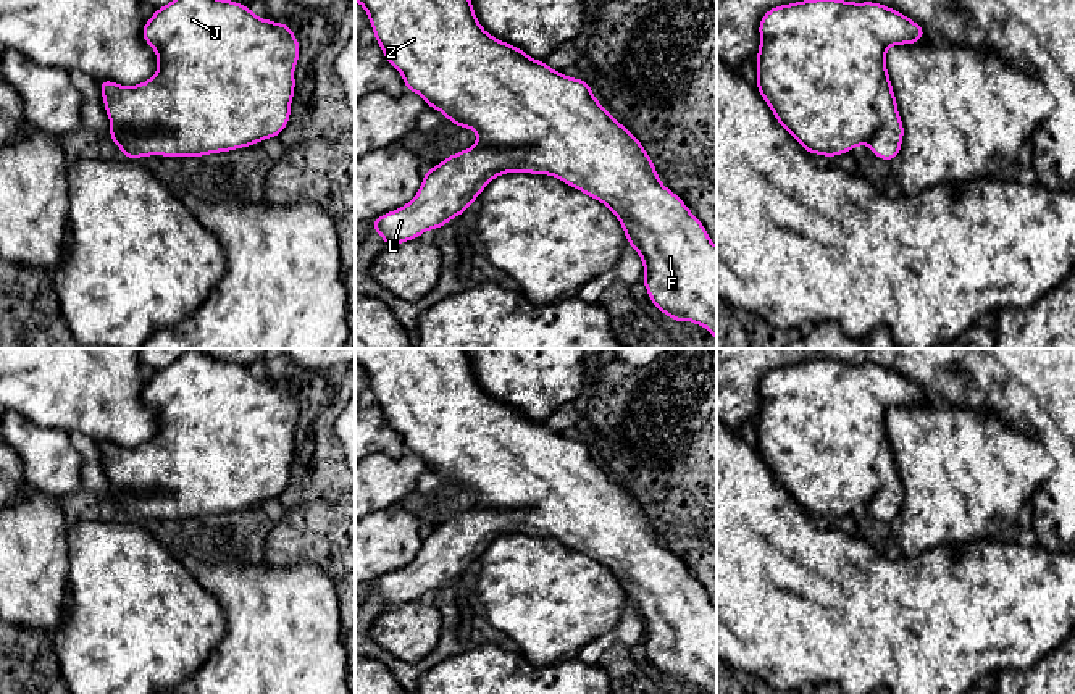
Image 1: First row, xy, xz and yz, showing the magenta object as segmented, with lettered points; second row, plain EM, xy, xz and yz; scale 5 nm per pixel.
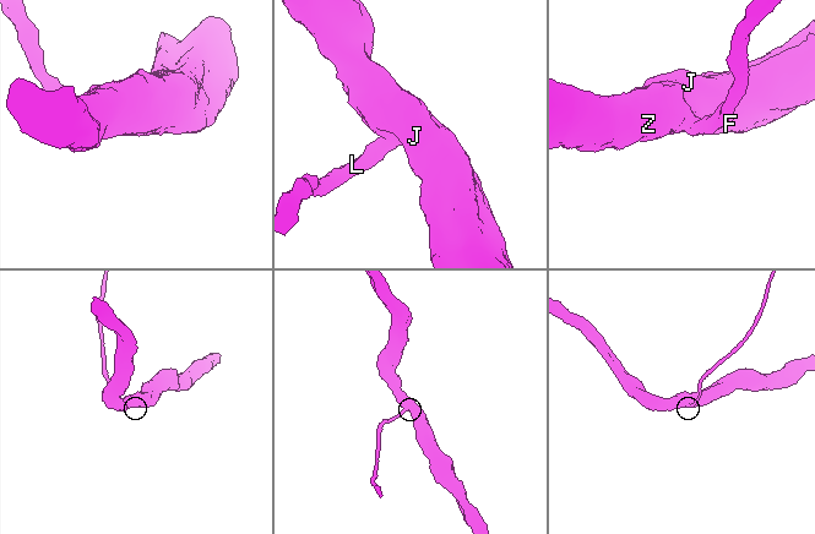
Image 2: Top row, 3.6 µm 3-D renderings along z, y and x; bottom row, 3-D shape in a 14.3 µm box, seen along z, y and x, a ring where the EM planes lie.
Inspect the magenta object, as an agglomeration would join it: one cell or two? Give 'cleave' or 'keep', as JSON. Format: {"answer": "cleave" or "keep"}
{"answer": "keep"}

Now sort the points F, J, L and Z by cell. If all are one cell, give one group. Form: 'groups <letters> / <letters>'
groups F J L Z

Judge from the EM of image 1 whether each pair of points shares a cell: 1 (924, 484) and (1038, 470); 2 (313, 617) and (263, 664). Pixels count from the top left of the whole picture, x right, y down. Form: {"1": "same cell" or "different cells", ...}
{"1": "same cell", "2": "same cell"}

